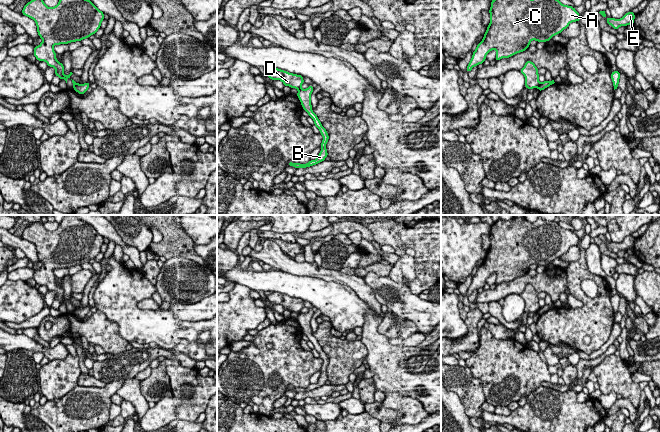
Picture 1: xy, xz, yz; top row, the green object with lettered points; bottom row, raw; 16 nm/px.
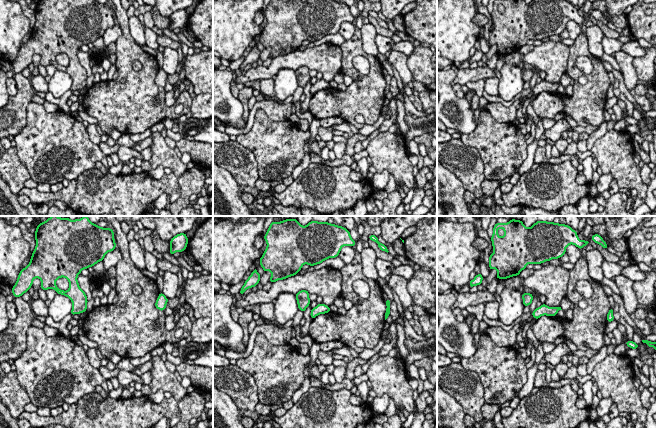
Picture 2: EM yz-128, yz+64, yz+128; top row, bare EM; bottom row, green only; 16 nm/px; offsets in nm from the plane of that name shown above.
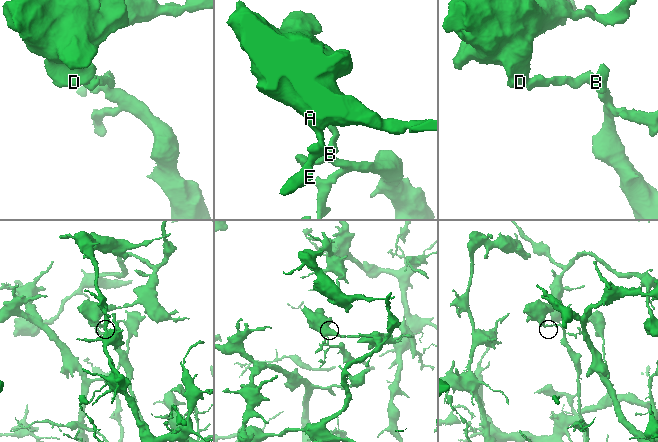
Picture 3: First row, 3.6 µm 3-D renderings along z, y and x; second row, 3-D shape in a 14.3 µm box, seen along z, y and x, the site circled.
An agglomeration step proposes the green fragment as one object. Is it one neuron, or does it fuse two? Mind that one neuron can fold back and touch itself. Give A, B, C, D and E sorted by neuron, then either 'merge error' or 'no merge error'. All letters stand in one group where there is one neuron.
A C D E / B | merge error

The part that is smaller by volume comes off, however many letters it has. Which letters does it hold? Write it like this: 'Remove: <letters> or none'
Remove: A, C, D, E

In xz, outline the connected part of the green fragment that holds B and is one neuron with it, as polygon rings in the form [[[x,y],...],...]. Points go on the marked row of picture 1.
[[[309,85],[307,89],[299,89],[297,93],[297,97],[299,98],[303,109],[308,113],[309,117],[313,119],[314,125],[319,129],[320,134],[323,136],[323,140],[321,143],[321,151],[318,157],[315,160],[310,160],[307,164],[300,164],[300,163],[292,163],[291,161],[288,162],[288,166],[293,166],[295,168],[307,168],[313,165],[316,165],[322,161],[325,161],[325,158],[328,156],[328,152],[326,149],[326,144],[329,140],[329,135],[326,129],[322,126],[320,120],[318,119],[317,115],[312,110],[311,105],[311,94],[314,90],[312,85]]]

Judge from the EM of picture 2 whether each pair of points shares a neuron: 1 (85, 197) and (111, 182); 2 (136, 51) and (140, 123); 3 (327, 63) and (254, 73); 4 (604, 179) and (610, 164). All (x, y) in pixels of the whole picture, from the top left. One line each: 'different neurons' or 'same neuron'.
1: same neuron
2: same neuron
3: same neuron
4: different neurons

